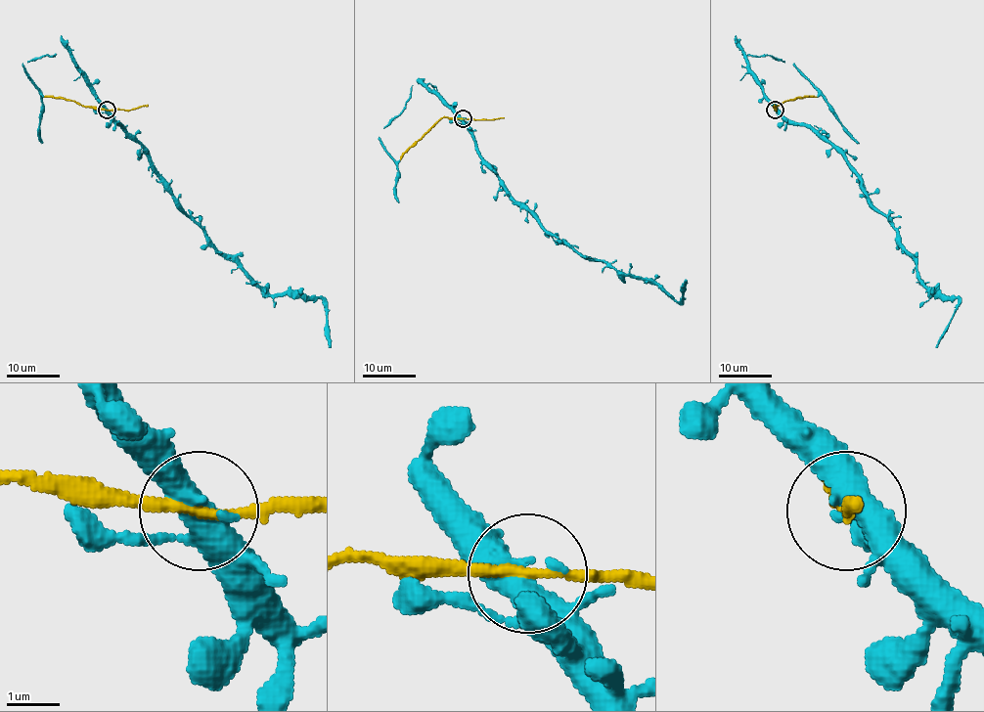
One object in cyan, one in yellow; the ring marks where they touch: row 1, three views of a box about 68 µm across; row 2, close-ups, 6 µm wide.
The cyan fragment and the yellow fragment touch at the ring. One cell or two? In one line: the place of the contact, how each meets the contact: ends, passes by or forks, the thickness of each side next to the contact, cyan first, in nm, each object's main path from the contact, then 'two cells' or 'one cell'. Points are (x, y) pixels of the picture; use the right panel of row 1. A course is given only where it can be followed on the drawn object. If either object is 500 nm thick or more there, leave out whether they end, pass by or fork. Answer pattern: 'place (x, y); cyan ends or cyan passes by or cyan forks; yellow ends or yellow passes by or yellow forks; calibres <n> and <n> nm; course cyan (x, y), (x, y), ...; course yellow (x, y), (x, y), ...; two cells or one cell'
place (775, 110); cyan forks; yellow passes by; calibres 420 and 190 nm; course cyan (775, 110), (811, 125), (839, 152), (860, 190), (913, 255), (917, 277), (932, 294), (958, 299), (935, 347); course yellow (775, 110), (774, 107), (799, 97), (816, 96); one cell

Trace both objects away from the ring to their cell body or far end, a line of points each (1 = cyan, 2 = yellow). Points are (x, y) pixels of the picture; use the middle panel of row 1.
1: (463, 118), (477, 155), (506, 191), (575, 252), (607, 261), (626, 276), (652, 279), (677, 301), (686, 279)
2: (463, 118), (441, 117), (400, 159)

